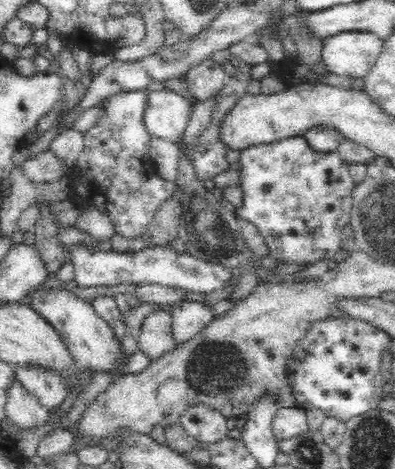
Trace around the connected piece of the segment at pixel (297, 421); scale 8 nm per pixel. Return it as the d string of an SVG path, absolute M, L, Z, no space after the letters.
M296 406L281 408L273 418L271 427L277 444L298 437L309 430L307 411Z

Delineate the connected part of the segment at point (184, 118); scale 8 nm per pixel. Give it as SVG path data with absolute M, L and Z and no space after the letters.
M168 85L162 90L145 89L143 123L152 137L177 142L191 116L190 103Z

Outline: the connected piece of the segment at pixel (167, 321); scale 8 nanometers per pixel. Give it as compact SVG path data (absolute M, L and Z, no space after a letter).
M160 308L148 314L142 324L137 347L144 350L151 360L156 360L172 351L174 339L172 339L172 316L170 312Z

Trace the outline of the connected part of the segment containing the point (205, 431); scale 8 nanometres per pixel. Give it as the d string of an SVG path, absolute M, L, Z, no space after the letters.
M206 404L189 406L180 416L179 423L186 433L209 446L227 437L227 418Z

